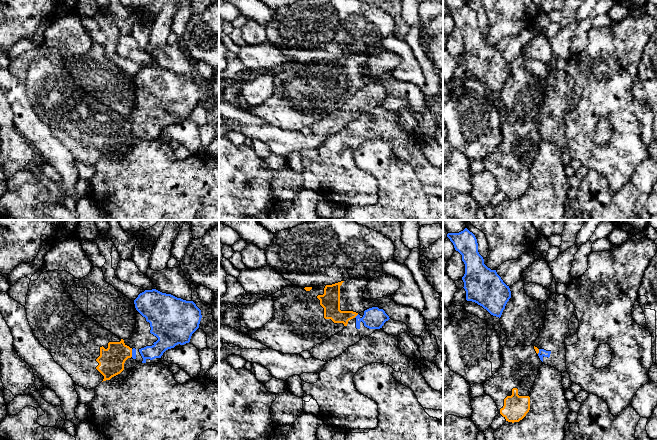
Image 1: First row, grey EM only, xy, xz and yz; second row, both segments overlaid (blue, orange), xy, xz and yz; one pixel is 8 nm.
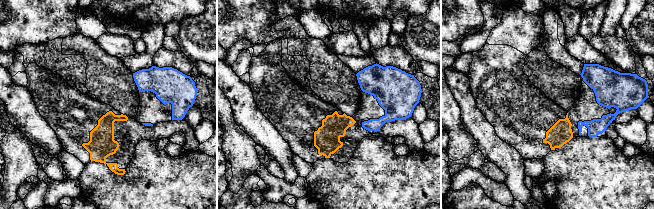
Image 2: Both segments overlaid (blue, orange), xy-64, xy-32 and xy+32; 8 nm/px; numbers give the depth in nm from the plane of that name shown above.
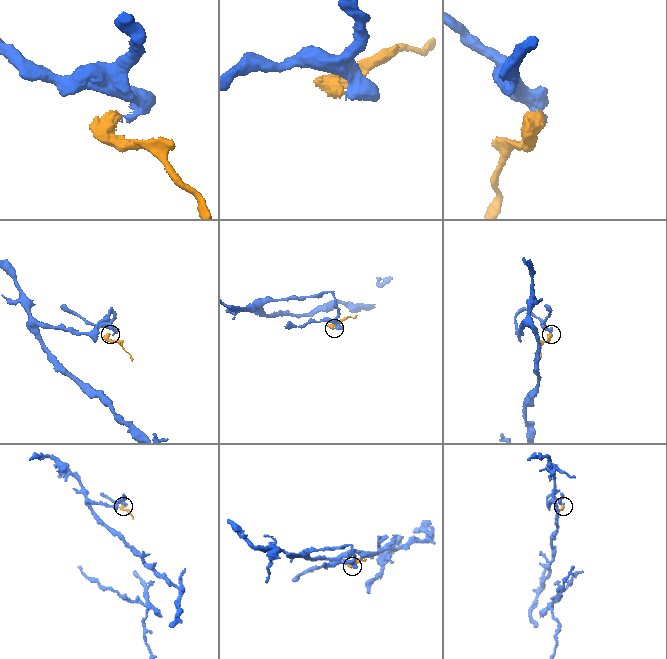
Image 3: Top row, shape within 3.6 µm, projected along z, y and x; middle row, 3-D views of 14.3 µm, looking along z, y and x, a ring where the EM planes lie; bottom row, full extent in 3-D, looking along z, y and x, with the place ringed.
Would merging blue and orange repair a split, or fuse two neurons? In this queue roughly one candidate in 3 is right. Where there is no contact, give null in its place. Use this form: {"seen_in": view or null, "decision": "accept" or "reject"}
{"seen_in": "xz", "decision": "reject"}

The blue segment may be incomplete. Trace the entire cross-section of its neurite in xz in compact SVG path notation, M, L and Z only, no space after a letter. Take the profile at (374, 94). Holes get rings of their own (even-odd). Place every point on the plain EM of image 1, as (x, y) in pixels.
M380 83L369 84L349 96L338 110L313 123L310 130L312 134L328 138L341 131L348 123L356 120L362 114L382 104L389 95L389 92Z

